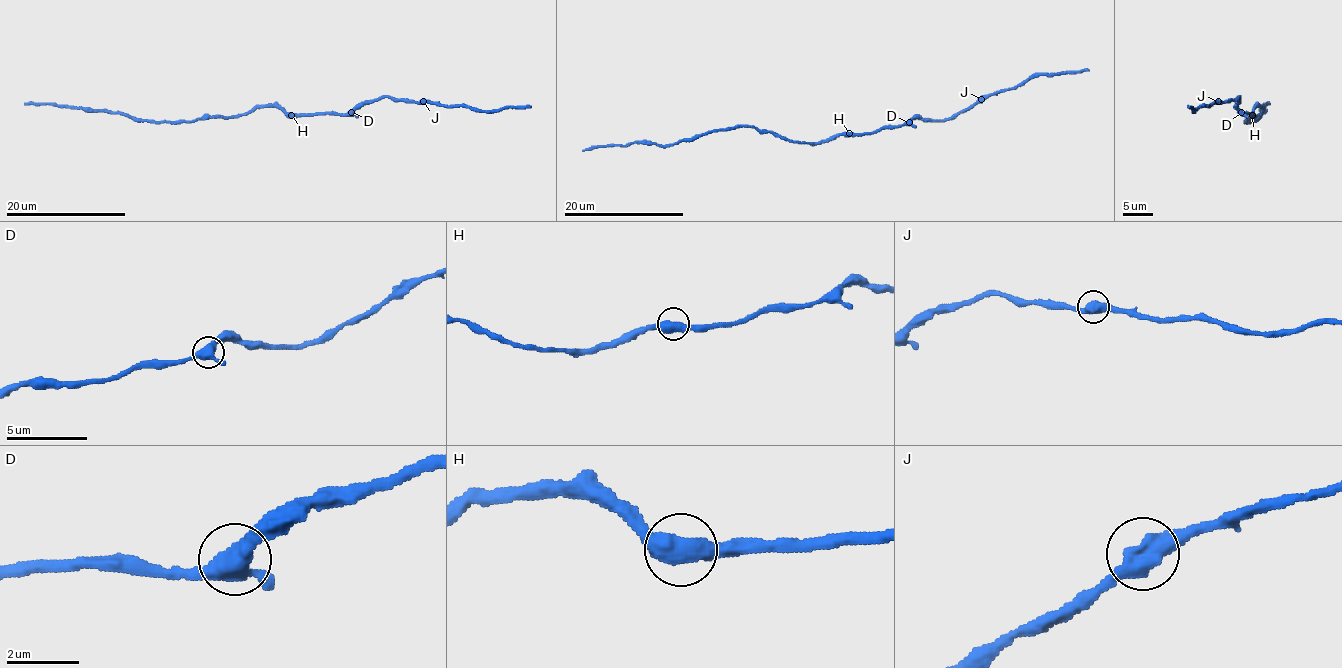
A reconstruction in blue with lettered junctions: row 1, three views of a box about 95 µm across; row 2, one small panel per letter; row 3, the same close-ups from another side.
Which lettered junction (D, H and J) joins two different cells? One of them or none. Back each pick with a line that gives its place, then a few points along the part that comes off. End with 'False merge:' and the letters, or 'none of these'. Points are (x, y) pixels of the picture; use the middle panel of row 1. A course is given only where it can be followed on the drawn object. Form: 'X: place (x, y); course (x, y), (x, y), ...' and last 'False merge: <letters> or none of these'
False merge: none of these

